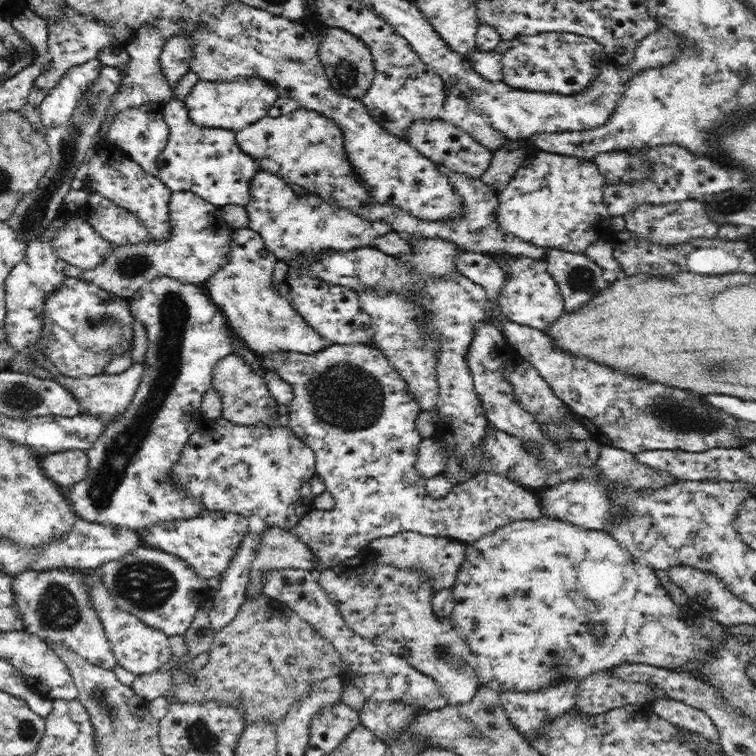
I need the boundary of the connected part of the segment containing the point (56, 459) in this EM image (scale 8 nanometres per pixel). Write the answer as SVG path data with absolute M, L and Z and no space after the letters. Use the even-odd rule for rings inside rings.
M72 449L44 455L39 462L46 476L57 485L71 486L84 480L89 458L87 451Z

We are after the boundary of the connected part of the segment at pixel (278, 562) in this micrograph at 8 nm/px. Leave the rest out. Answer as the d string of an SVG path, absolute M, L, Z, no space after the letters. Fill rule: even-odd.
M268 526L260 533L256 558L248 572L247 600L263 593L263 580L269 570L285 568L313 571L316 555L293 530Z

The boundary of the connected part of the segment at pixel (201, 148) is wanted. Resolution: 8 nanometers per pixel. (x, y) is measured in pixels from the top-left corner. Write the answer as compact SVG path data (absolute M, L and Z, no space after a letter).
M172 98L161 105L160 118L169 127L167 146L156 159L158 178L171 192L191 191L217 208L226 204L246 206L251 183L258 165L244 153L233 131L226 128L203 128L192 122L184 101Z

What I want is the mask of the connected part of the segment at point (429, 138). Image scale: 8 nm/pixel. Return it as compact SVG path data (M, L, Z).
M441 119L416 121L407 130L404 140L408 141L408 144L422 155L442 166L445 171L458 172L471 178L481 178L490 166L493 157L492 151L481 146L470 134Z

